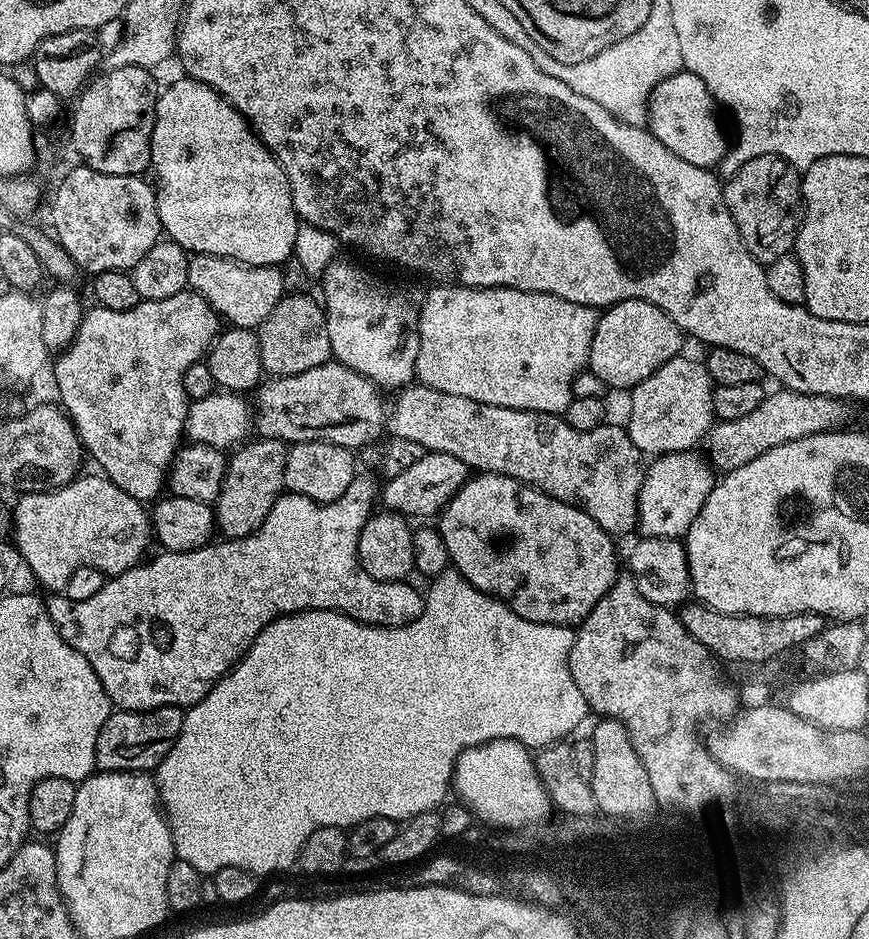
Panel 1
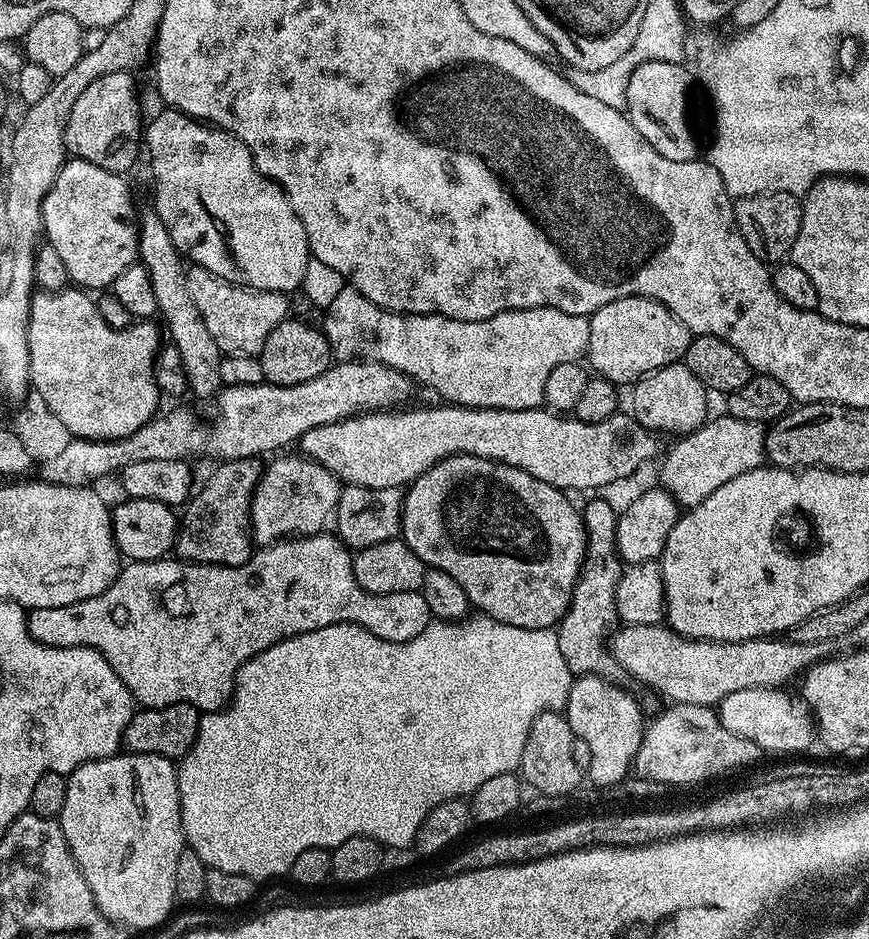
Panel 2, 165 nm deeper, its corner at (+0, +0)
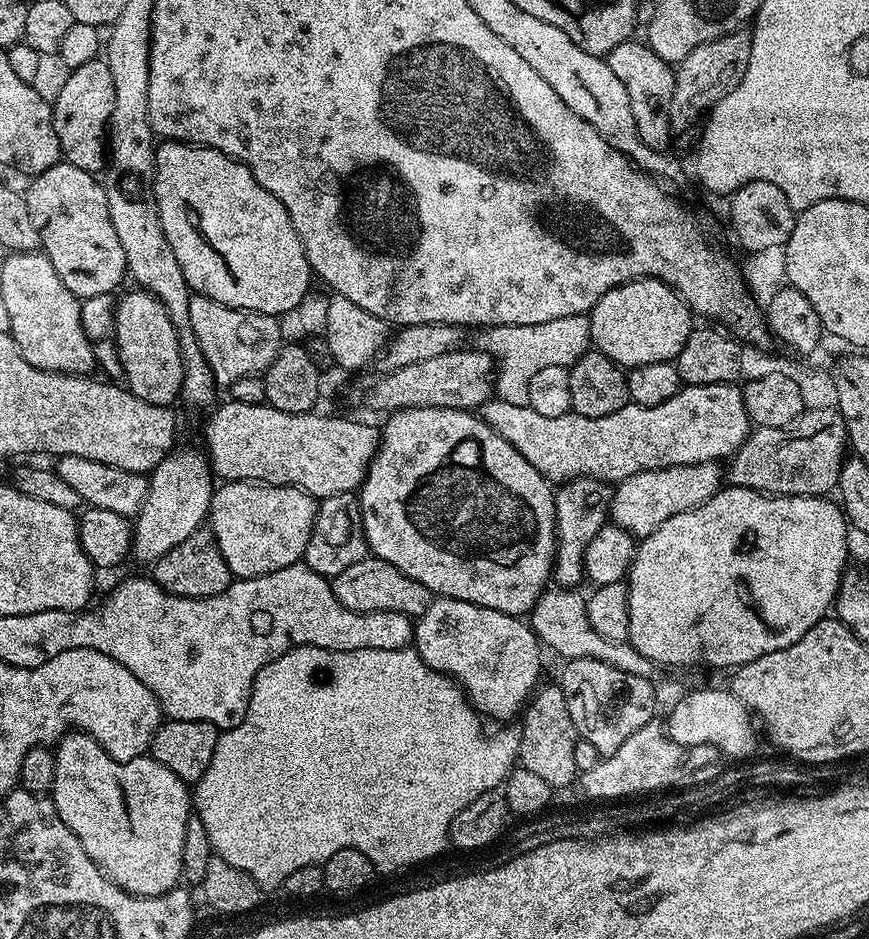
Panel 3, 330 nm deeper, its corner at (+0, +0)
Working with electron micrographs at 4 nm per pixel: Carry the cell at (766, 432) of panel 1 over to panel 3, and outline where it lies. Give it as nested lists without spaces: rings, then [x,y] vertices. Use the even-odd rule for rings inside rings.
[[[702,462],[690,466],[670,466],[646,470],[619,481],[612,494],[611,523],[625,528],[637,538],[650,535],[666,518],[702,506],[722,487],[722,468],[716,462]]]

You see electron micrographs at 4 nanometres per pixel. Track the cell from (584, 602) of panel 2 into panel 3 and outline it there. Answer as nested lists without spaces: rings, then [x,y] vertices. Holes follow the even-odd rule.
[[[579,476],[577,480],[565,480],[555,489],[556,493],[556,561],[552,564],[552,580],[562,588],[576,588],[585,583],[584,555],[586,546],[594,539],[594,534],[609,523],[612,510],[614,488],[609,481],[595,480],[589,476]]]

